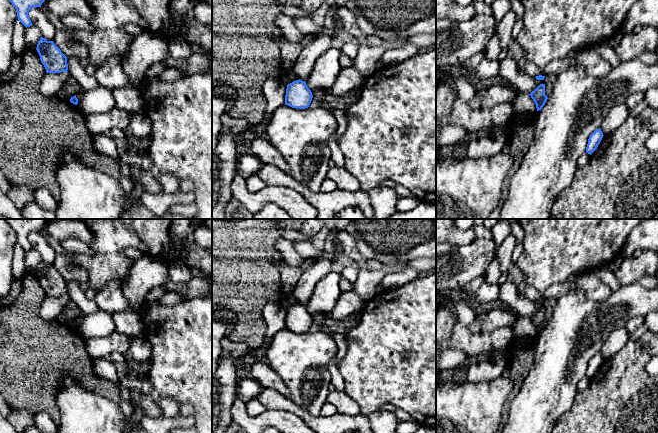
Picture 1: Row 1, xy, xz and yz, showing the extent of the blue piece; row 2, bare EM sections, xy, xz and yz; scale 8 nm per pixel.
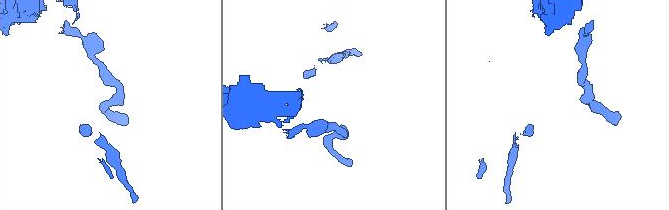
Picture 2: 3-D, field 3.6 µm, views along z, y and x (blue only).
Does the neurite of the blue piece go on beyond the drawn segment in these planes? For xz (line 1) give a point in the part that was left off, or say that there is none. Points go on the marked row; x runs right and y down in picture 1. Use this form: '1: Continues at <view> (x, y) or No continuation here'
1: No continuation here

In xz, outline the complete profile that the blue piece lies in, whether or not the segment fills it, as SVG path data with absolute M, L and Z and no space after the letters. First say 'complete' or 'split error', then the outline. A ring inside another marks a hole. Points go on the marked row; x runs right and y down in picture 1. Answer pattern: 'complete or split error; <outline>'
complete; M296 80L287 85L285 95L285 105L292 108L308 108L313 95L305 81Z

